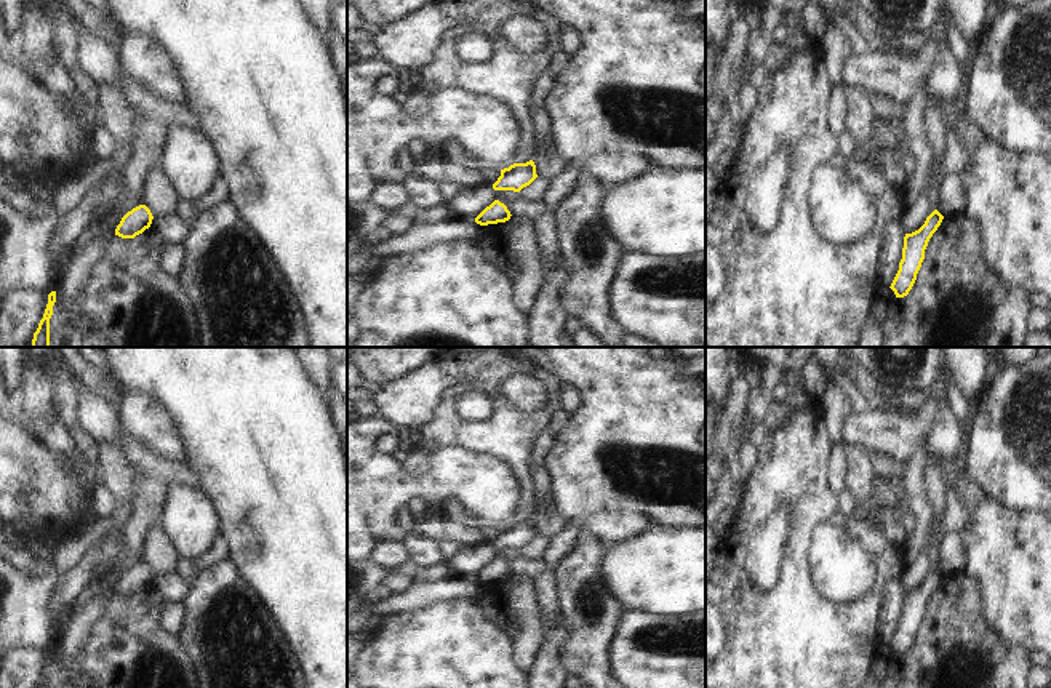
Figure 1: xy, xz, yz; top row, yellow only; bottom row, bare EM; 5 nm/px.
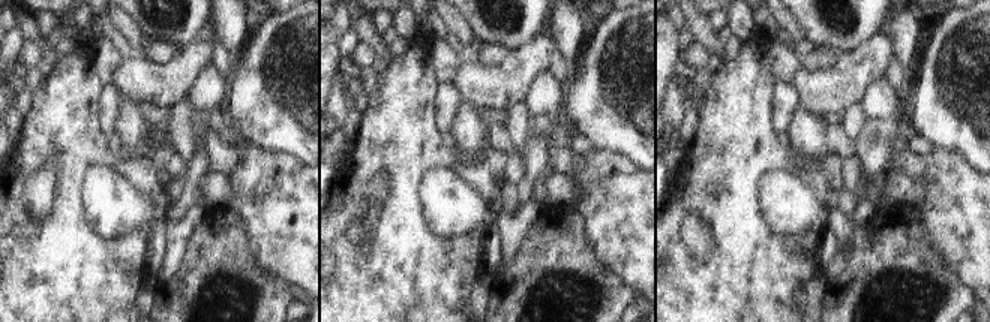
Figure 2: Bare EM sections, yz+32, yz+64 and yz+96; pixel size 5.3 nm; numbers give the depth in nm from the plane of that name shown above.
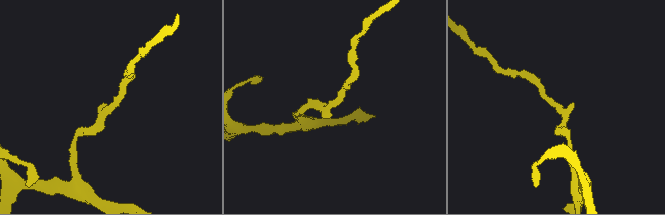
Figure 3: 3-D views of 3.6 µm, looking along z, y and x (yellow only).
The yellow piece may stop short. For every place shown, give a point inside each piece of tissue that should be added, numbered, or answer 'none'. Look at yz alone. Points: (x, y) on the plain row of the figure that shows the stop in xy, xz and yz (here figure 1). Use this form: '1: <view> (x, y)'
none

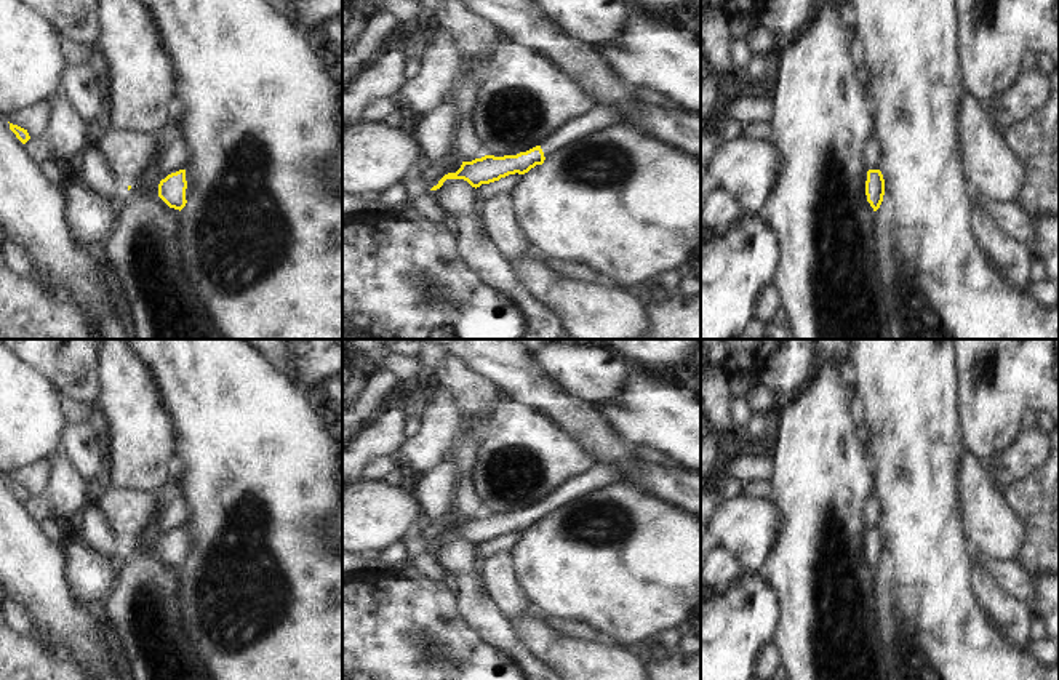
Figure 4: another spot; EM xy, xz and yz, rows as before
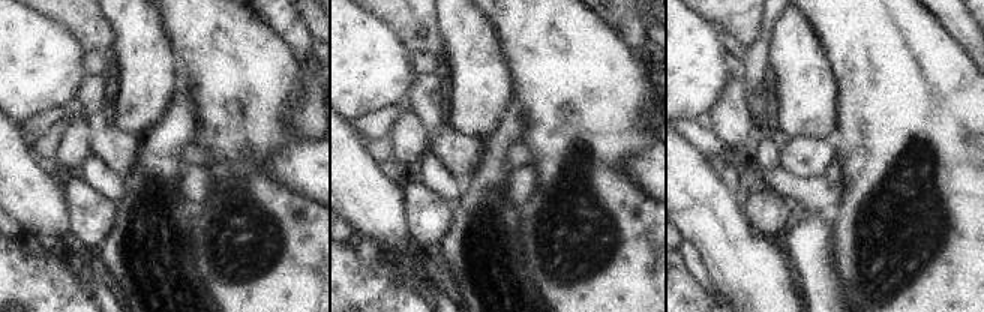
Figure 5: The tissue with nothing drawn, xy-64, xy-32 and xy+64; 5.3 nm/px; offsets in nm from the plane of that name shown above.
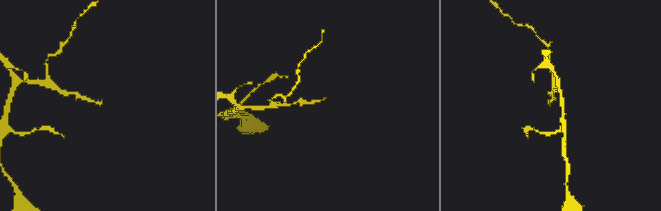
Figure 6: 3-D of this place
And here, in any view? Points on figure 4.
1: xy (191, 536)

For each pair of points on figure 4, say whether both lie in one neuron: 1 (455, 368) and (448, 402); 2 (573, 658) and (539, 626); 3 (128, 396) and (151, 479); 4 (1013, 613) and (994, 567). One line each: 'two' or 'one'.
1: two
2: one
3: one
4: two

